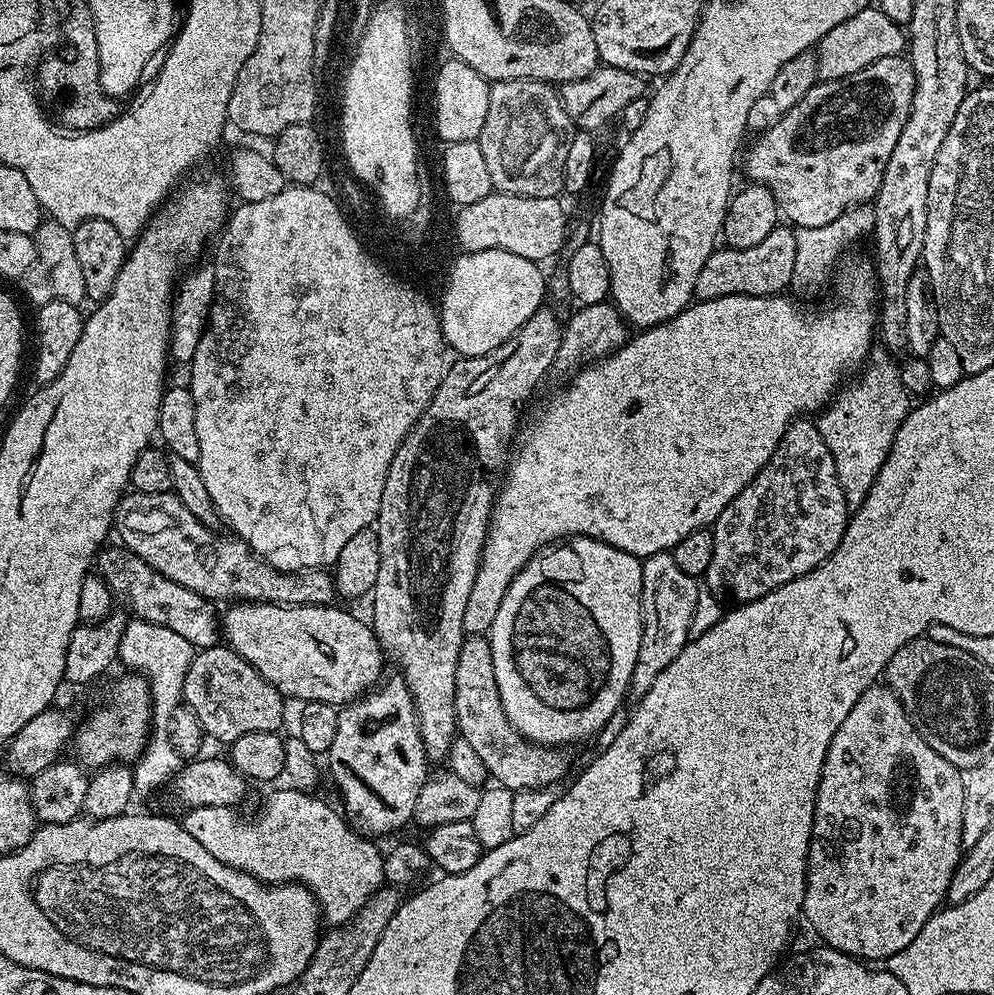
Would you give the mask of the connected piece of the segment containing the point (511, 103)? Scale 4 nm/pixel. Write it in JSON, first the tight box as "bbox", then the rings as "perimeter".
{"bbox":[479,81,570,197],"perimeter":[[[495,81],[490,87],[490,110],[486,110],[486,126],[482,126],[479,138],[486,166],[490,169],[493,189],[519,193],[522,197],[557,197],[556,189],[528,188],[528,180],[534,179],[555,156],[557,159],[569,128],[570,121],[561,93],[548,81]]]}

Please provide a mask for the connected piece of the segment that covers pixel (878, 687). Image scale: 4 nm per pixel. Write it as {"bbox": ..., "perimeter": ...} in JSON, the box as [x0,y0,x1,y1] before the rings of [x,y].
{"bbox":[802,682,964,962],"perimeter":[[[877,682],[872,687],[867,688],[862,694],[862,698],[858,698],[858,702],[854,702],[854,710],[850,710],[850,714],[846,714],[846,722],[842,722],[842,726],[838,726],[838,734],[834,734],[834,738],[830,742],[830,750],[826,754],[826,762],[822,766],[822,778],[818,782],[818,794],[816,795],[816,813],[814,814],[814,826],[812,827],[812,841],[808,847],[808,885],[804,891],[804,907],[802,909],[803,919],[808,919],[808,924],[821,936],[823,943],[830,948],[836,948],[840,952],[844,952],[847,956],[855,956],[863,958],[868,962],[887,962],[894,954],[898,954],[902,950],[906,950],[906,946],[910,946],[910,942],[914,942],[914,938],[918,938],[918,934],[922,930],[922,926],[926,926],[926,922],[932,917],[938,909],[945,903],[947,888],[950,886],[951,876],[962,857],[962,802],[964,801],[964,776],[961,769],[954,767],[950,762],[946,762],[946,758],[942,758],[936,751],[932,749],[925,740],[920,737],[918,730],[914,730],[914,726],[910,722],[910,718],[904,712],[904,708],[900,705],[900,699],[892,693],[892,689],[883,683]]]}

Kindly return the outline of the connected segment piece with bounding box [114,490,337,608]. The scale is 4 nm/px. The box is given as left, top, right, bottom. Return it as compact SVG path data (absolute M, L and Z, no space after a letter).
M135 490L129 491L120 500L114 517L114 528L120 531L119 543L142 558L154 570L158 570L166 578L202 594L207 600L221 602L247 602L250 604L286 604L294 606L328 606L337 599L336 585L333 577L324 570L306 572L283 572L274 566L265 564L255 552L246 551L243 543L232 540L216 540L216 532L207 528L172 492L162 494L142 494Z

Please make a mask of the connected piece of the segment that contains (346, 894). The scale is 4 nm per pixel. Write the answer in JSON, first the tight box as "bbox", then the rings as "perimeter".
{"bbox":[182,786,385,926],"perimeter":[[[283,786],[268,801],[264,804],[264,813],[261,816],[256,816],[253,820],[243,820],[236,810],[232,808],[219,808],[218,806],[206,806],[205,808],[189,808],[182,816],[182,823],[184,829],[203,846],[207,852],[214,854],[214,858],[218,858],[218,862],[222,862],[231,868],[237,868],[239,872],[245,872],[254,877],[255,880],[261,880],[263,884],[302,884],[309,888],[316,896],[316,902],[320,905],[320,914],[325,921],[328,920],[329,925],[339,926],[350,918],[354,918],[354,914],[358,914],[358,910],[362,910],[362,906],[366,906],[366,902],[377,892],[385,883],[384,879],[384,852],[379,848],[379,843],[373,842],[369,837],[360,835],[359,832],[353,830],[352,825],[348,823],[347,819],[339,811],[336,812],[324,800],[319,800],[319,795],[309,794],[307,792],[299,792],[294,790],[291,786]]]}

